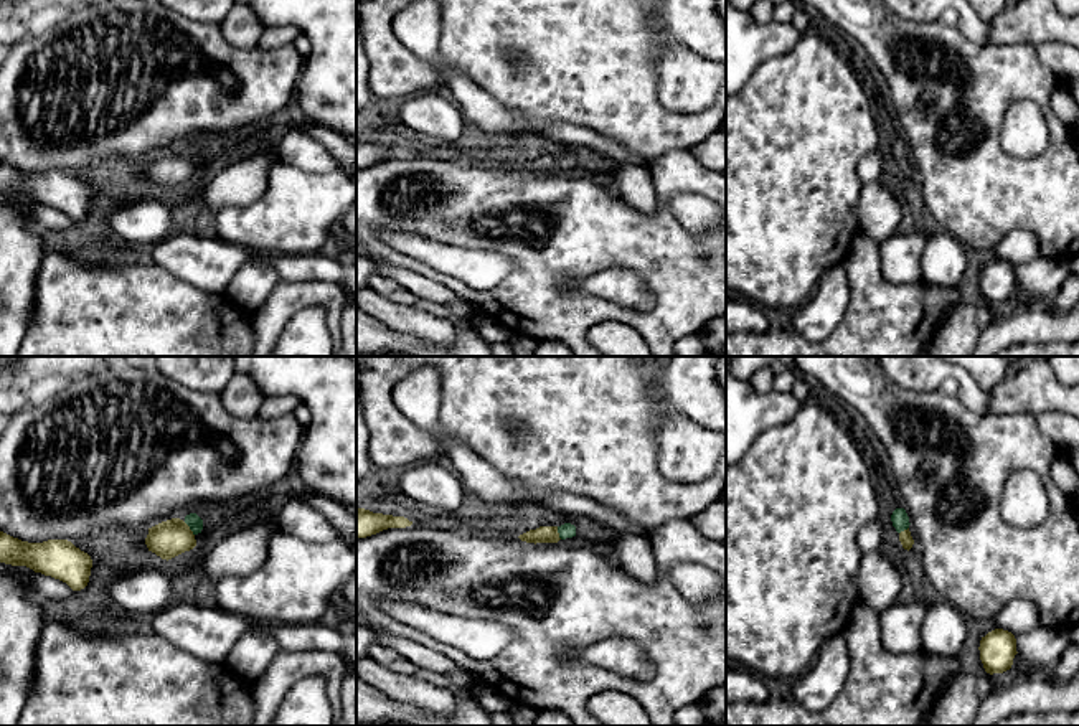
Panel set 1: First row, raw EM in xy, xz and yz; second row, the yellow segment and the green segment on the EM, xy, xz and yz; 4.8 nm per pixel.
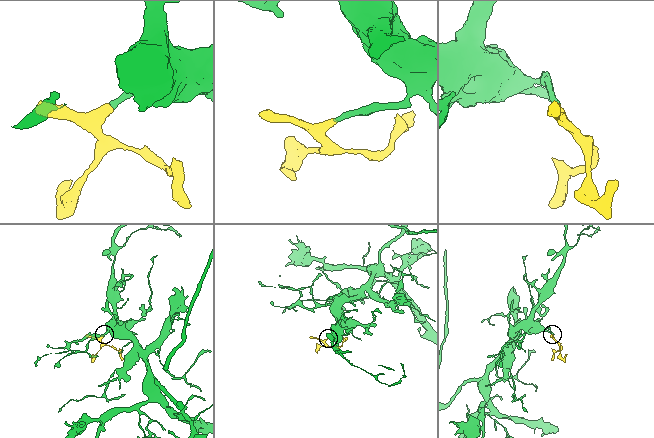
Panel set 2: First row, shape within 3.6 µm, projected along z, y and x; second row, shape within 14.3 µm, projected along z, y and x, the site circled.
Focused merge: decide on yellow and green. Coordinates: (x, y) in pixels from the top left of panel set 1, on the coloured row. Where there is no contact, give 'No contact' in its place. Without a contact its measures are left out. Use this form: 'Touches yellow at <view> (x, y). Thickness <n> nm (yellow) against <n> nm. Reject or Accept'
Touches yellow at xy (188, 528). Thickness 180 nm (yellow) against 70 nm. Accept

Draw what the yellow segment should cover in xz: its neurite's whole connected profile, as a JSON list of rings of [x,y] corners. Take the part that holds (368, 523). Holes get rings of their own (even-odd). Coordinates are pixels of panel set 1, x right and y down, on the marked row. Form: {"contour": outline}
{"contour": [[[356,508],[356,538],[366,538],[388,528],[406,528],[411,525],[412,521],[404,516],[373,513],[365,508]]]}

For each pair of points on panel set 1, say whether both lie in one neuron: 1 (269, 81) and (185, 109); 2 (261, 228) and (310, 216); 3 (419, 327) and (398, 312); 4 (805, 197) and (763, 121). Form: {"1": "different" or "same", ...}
{"1": "same", "2": "same", "3": "same", "4": "same"}

